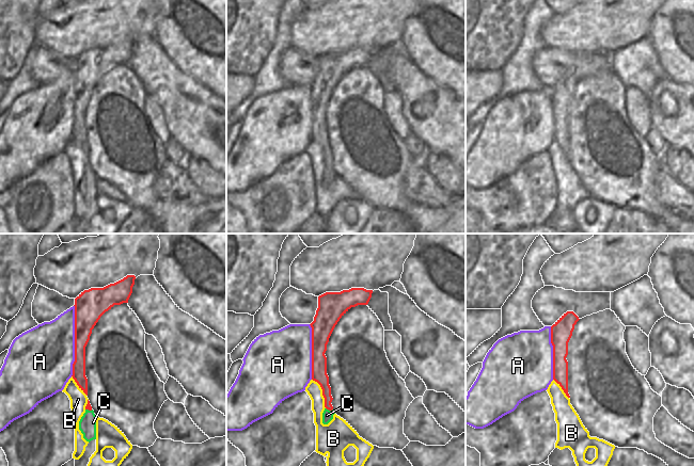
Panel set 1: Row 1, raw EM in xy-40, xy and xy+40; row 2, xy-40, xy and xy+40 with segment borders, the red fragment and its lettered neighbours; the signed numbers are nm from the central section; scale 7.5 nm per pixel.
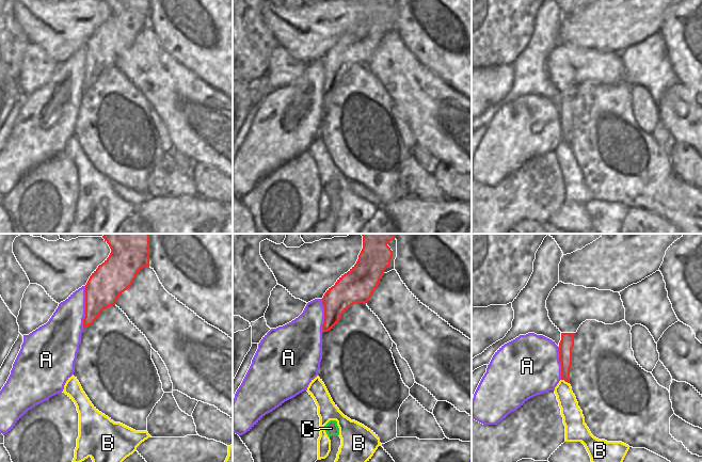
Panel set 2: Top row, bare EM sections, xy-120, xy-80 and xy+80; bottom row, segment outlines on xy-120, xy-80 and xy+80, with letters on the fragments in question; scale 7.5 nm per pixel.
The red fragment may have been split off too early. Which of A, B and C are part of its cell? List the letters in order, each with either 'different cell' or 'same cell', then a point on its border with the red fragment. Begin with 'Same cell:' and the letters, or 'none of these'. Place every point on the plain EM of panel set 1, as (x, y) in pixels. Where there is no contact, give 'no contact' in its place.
Same cell: C
A: different cell; contact xy-40 (75, 101)
B: different cell; contact xy (322, 154)
C: same cell; contact xy (329, 171)

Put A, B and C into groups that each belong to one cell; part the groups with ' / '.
A / B / C

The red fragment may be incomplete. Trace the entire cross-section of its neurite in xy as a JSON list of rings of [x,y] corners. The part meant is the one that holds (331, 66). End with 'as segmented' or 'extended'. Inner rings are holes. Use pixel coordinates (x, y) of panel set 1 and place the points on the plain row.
[[[351,49],[341,53],[326,53],[318,58],[318,69],[312,89],[312,141],[317,143],[325,159],[322,184],[328,186],[332,180],[333,159],[327,135],[327,106],[340,80],[351,69],[358,66],[367,66],[373,51]]] | extended

